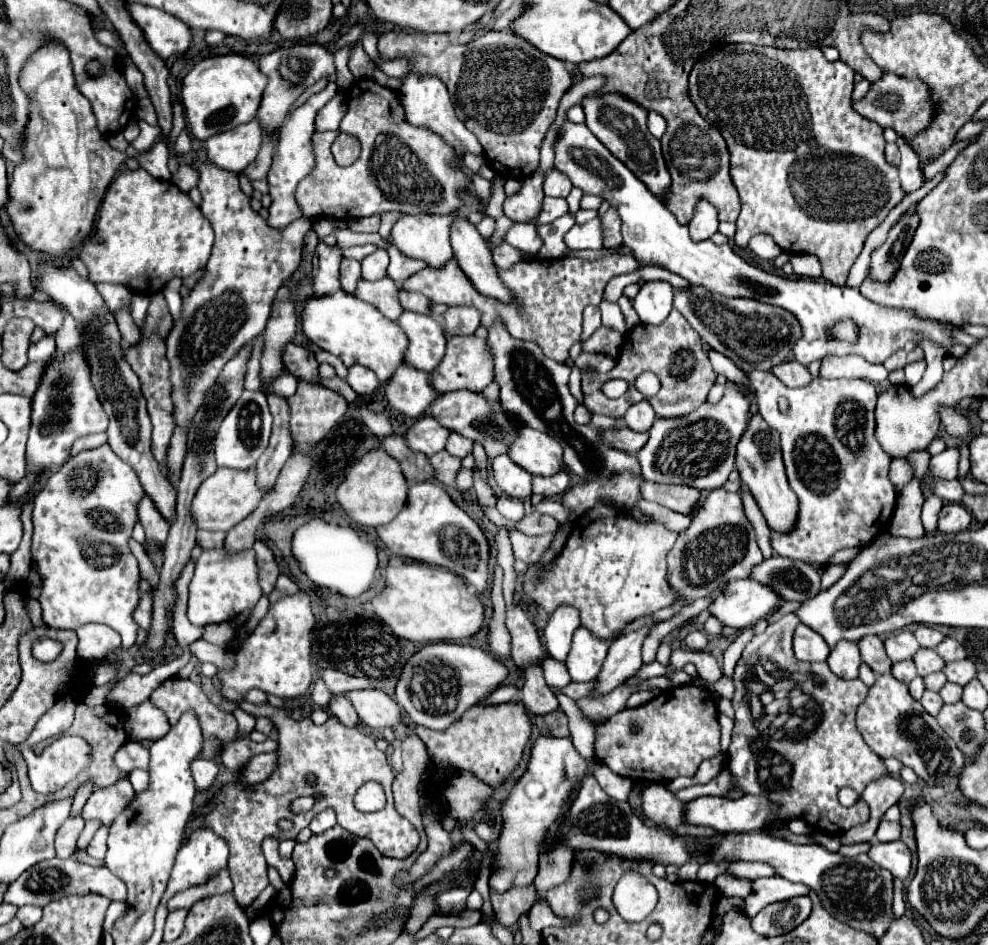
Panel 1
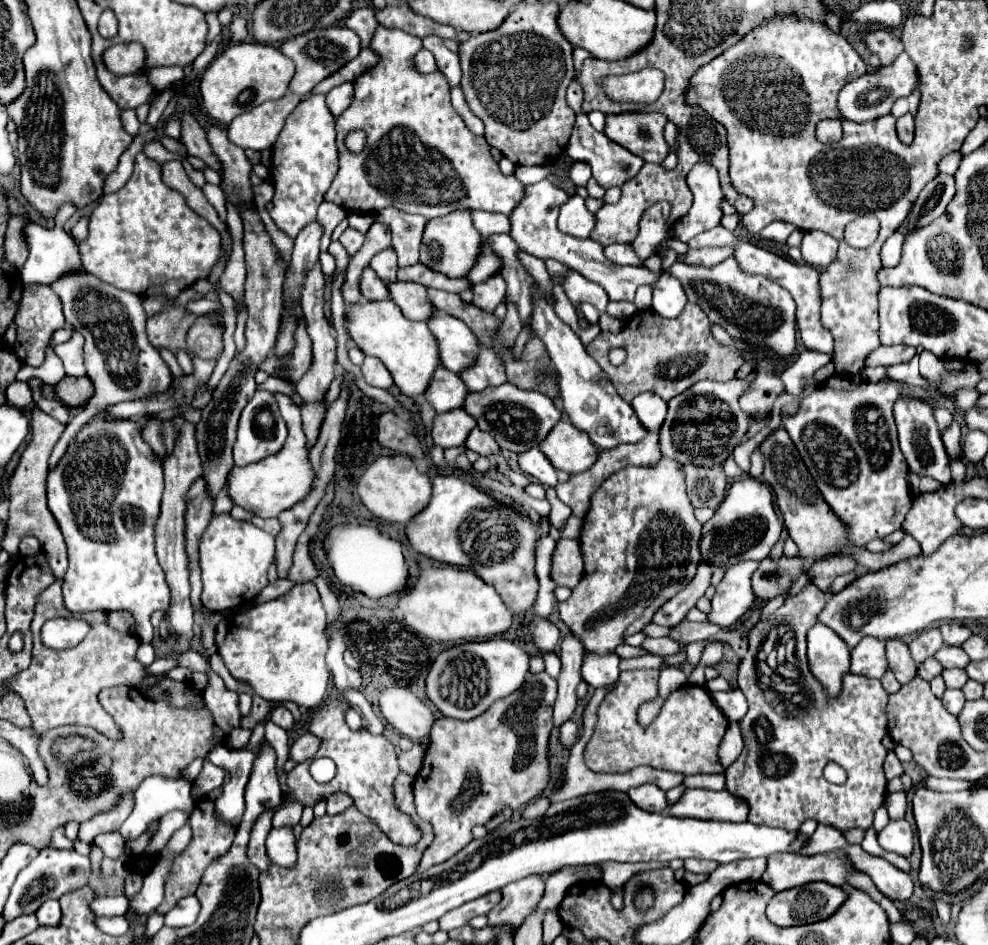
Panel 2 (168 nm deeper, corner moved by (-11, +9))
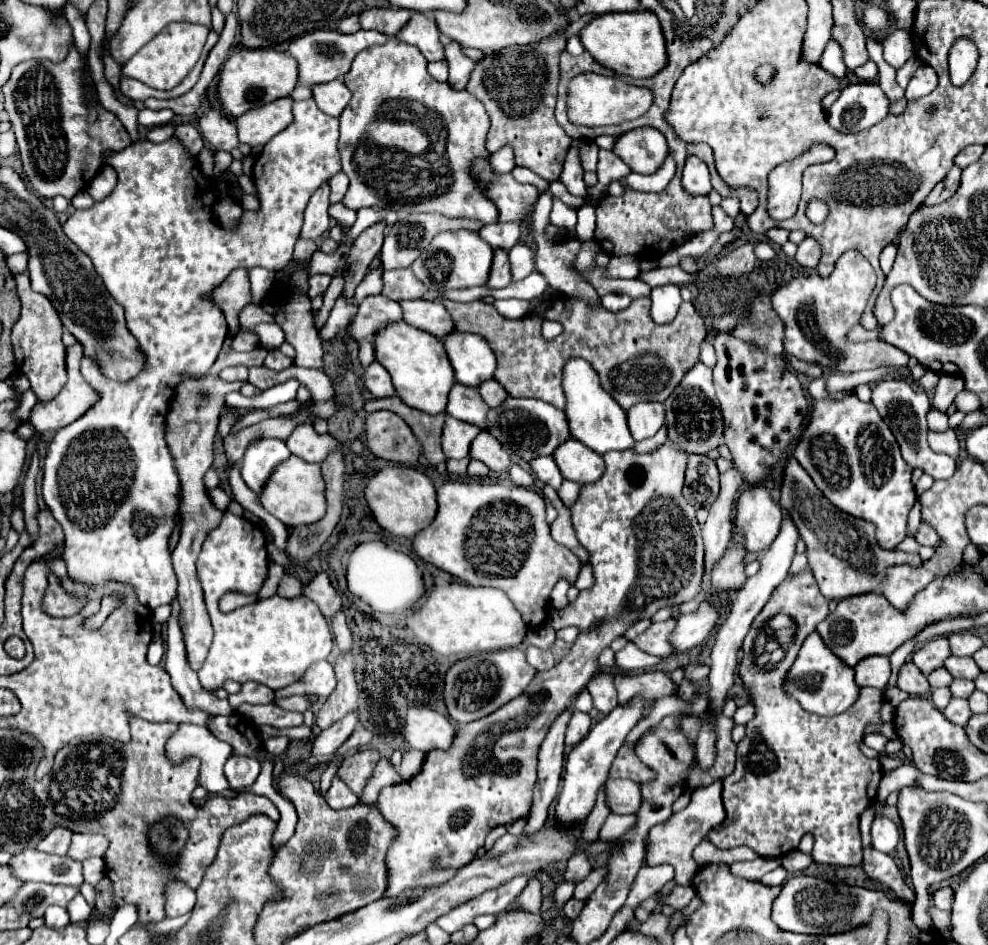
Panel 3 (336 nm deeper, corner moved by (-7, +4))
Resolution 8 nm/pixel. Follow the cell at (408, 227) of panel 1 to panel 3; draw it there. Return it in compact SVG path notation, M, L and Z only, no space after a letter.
M459 229L459 231L449 231L449 233L439 233L431 245L419 255L419 259L415 259L415 263L411 265L413 273L417 279L421 279L421 283L427 289L437 291L437 287L441 289L465 289L465 287L475 287L475 285L485 285L489 281L489 271L491 271L491 259L493 259L493 249L473 231L467 229Z

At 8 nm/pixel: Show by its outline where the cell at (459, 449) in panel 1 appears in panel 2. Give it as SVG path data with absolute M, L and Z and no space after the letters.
M473 428L473 432L467 436L465 446L469 450L475 450L479 456L493 456L493 454L499 452L499 446L495 444L495 440L479 428Z

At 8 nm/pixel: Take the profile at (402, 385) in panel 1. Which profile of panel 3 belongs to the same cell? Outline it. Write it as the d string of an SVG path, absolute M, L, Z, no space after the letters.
M455 383L455 389L451 389L447 403L447 415L477 425L481 431L487 431L487 413L489 405L481 399L477 389L467 389L467 385Z

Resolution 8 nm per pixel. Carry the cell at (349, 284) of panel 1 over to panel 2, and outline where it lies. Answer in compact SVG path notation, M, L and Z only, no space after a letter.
M369 266L363 268L361 280L359 280L359 288L361 288L363 298L367 298L367 300L385 300L385 298L389 298L387 284Z

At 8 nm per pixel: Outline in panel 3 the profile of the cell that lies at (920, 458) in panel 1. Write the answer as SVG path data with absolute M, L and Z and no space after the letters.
M885 379L879 381L871 393L871 403L877 407L879 415L885 419L885 423L889 425L889 429L893 431L893 435L897 437L897 443L901 445L901 453L903 459L915 469L923 469L927 475L931 475L933 479L947 479L951 477L951 473L955 473L955 459L945 455L945 453L935 453L929 445L927 445L927 411L931 407L929 397L925 391L917 391L909 385L909 381L905 379Z

